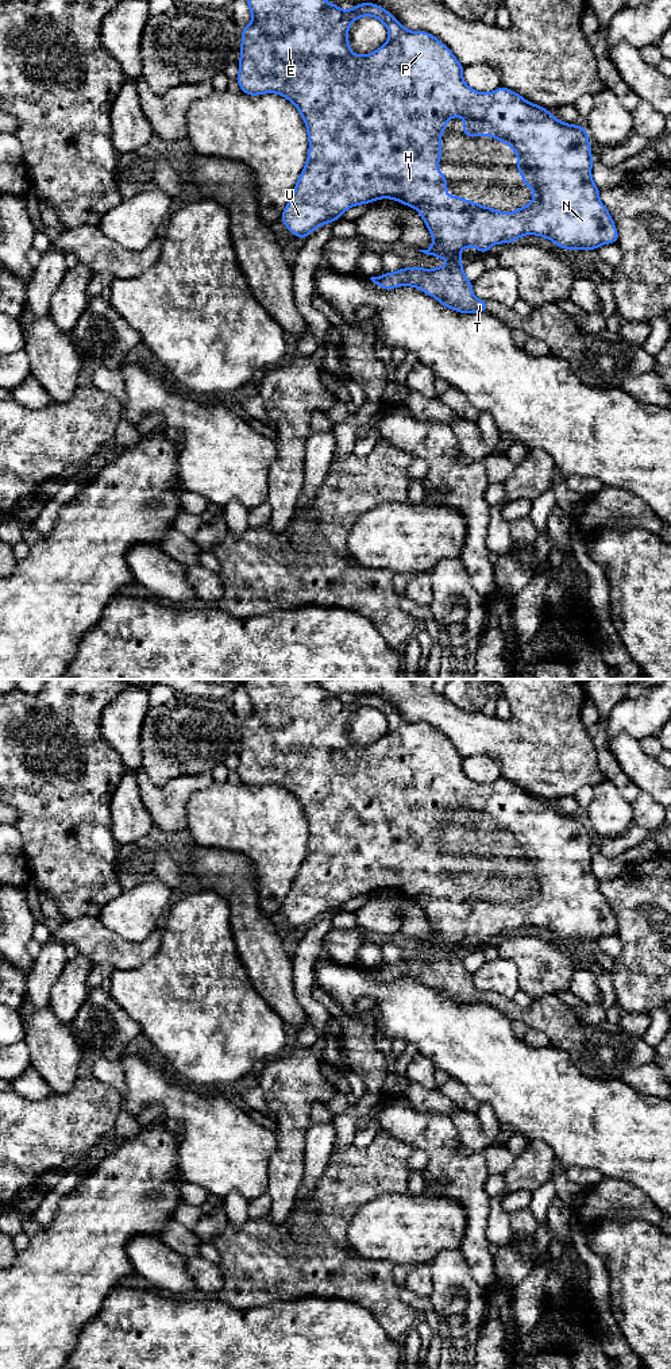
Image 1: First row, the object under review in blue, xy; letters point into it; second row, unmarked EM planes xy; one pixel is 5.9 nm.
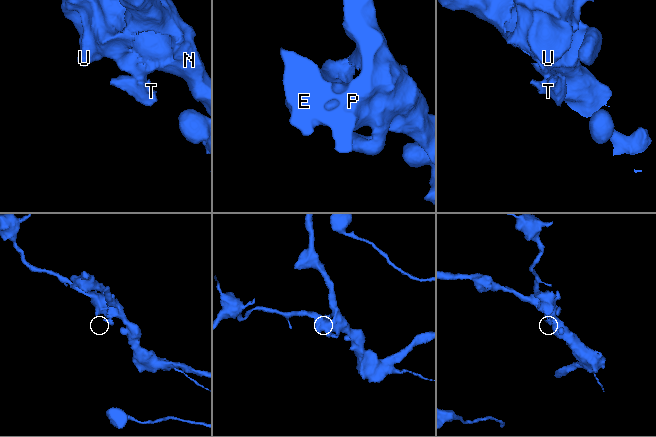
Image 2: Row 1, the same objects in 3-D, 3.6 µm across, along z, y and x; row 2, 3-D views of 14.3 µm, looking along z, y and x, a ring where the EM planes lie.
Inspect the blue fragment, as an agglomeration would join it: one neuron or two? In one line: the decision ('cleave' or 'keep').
cleave

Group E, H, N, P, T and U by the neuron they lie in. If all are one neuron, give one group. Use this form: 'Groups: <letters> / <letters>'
Groups: E H N P U / T

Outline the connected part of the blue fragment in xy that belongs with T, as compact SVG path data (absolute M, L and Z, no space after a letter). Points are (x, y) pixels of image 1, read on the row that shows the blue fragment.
M460 261L435 269L404 267L370 279L386 290L398 286L417 288L435 297L443 306L459 313L487 311L489 301L478 300L474 296L473 282L464 275L463 262Z

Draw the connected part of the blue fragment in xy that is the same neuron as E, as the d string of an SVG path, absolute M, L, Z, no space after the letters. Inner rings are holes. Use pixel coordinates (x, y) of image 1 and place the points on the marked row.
M247 0L247 4L252 15L252 20L248 26L242 28L240 59L238 61L239 74L236 77L240 90L250 96L277 93L286 97L300 111L308 131L308 159L296 182L293 194L279 219L288 227L290 234L296 235L298 239L302 240L316 228L340 219L342 215L351 207L370 204L381 198L392 198L417 209L423 217L433 239L433 244L427 250L419 251L427 255L447 259L448 262L459 262L460 252L464 247L475 247L481 254L486 254L491 246L500 243L513 243L524 235L537 235L545 238L567 251L576 248L597 250L602 244L618 243L618 232L614 221L610 212L601 203L599 189L591 177L591 167L594 163L591 161L593 151L589 143L589 134L582 124L566 124L552 116L547 108L527 101L522 96L505 86L501 86L490 93L482 93L471 89L463 80L464 68L446 45L429 32L406 30L387 9L378 4L362 3L354 5L348 11L342 9L336 4L328 3L327 0ZM362 16L377 18L385 24L389 32L386 43L366 55L352 53L348 42L350 26ZM459 116L466 117L466 120L462 122L464 136L494 136L498 142L505 142L517 154L517 171L522 176L522 184L533 190L533 200L527 207L520 207L516 212L497 212L493 207L481 207L477 201L467 201L460 196L447 194L447 178L436 167L436 165L441 161L441 132L447 128L446 120Z

